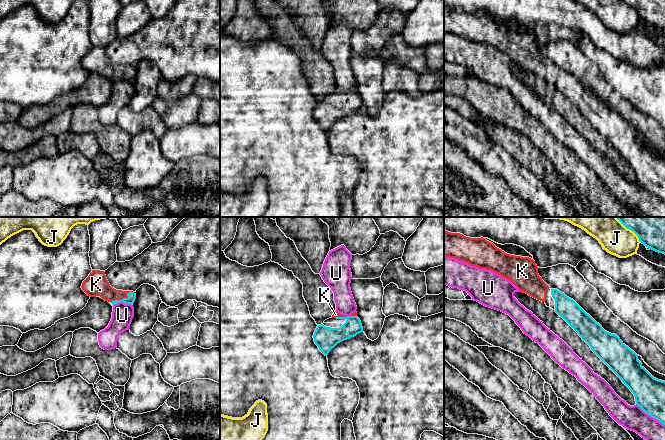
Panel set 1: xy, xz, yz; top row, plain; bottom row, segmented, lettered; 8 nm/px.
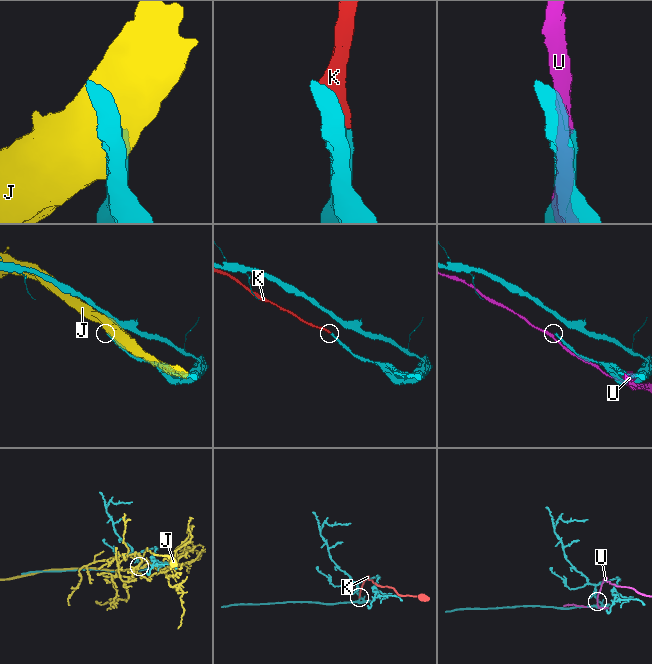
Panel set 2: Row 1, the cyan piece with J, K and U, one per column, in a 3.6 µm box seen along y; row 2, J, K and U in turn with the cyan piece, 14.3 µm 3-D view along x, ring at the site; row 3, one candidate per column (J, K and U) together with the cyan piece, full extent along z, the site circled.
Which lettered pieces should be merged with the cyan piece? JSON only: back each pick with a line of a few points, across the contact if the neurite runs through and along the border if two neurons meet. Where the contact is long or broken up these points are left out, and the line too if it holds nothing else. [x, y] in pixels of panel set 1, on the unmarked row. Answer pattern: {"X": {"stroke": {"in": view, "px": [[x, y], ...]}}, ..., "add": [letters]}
{"K": {"stroke": {"in": "xy", "px": [[131, 74], [123, 74], [107, 69], [96, 60]]}}, "add": ["K"]}

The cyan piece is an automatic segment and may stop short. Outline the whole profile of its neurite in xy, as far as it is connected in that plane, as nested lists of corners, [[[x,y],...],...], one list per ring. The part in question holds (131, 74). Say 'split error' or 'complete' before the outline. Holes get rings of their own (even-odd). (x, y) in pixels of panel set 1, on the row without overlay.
split error; [[[92,46],[89,52],[83,57],[82,66],[90,73],[100,72],[113,81],[123,78],[133,80],[136,70],[133,67],[122,67],[112,64],[106,54],[105,48]]]

